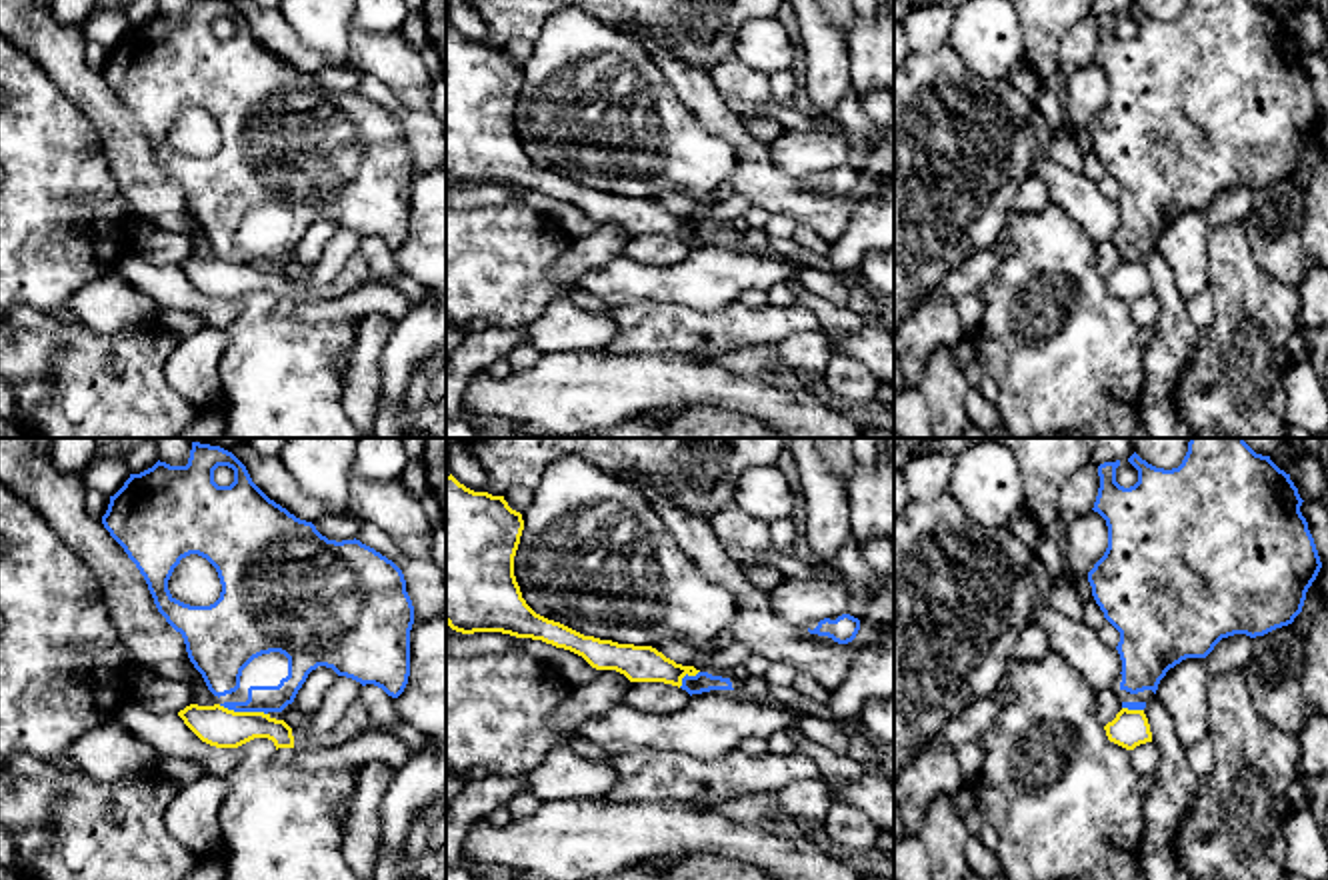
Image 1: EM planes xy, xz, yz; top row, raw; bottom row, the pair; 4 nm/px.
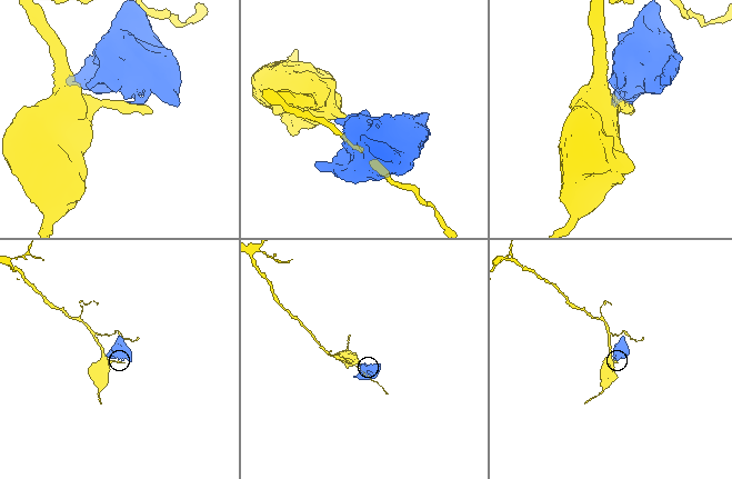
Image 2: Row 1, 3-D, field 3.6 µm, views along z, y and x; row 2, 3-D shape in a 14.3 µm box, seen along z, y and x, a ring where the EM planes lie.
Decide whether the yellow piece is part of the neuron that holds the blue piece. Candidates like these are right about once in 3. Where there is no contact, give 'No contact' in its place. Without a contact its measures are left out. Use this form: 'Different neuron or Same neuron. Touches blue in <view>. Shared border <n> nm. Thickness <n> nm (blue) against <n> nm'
Different neuron. Touches blue in xy. Shared border 200 nm. Thickness 220 nm (blue) against 160 nm

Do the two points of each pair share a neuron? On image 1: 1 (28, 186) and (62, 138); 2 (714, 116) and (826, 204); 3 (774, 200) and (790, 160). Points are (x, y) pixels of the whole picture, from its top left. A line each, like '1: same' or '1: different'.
1: same
2: same
3: different

